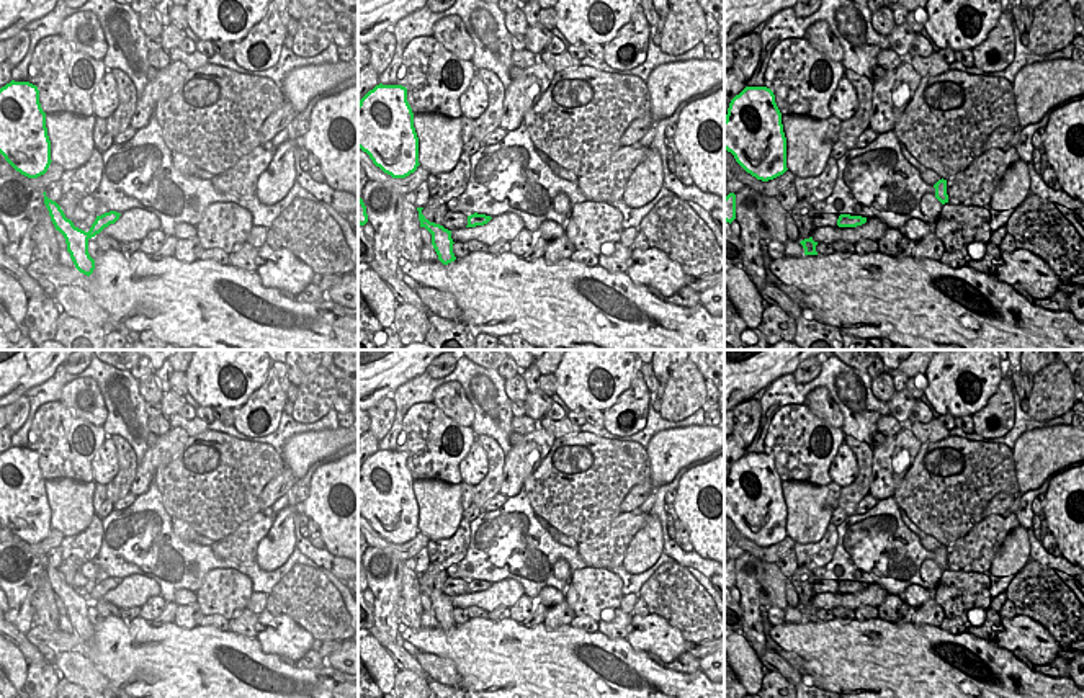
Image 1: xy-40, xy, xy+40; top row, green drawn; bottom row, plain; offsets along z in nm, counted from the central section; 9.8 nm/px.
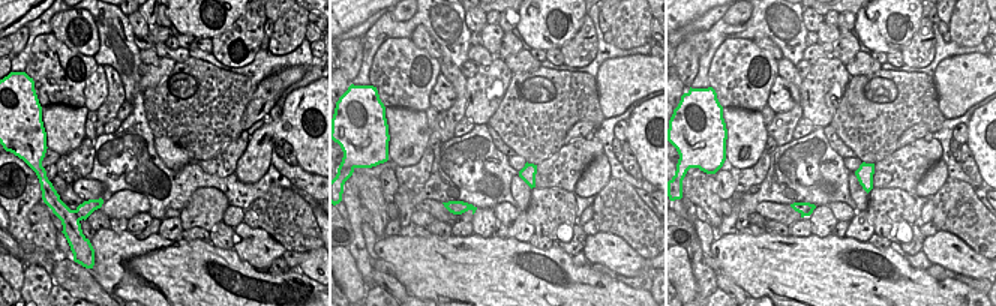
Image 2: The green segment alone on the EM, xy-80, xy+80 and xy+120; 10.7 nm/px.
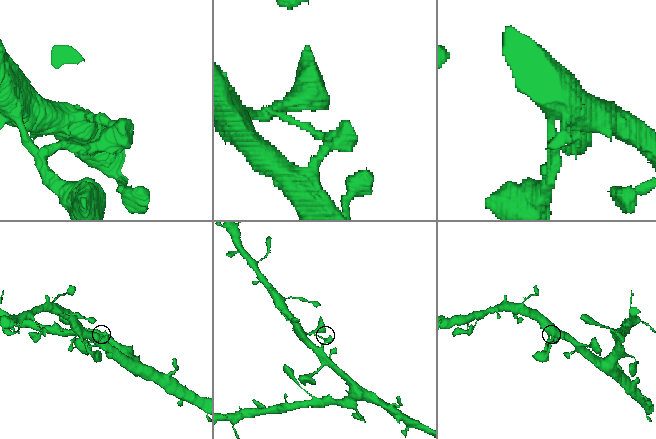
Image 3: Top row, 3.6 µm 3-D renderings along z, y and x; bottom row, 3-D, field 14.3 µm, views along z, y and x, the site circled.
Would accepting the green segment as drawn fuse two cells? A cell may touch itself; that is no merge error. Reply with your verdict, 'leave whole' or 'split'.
leave whole

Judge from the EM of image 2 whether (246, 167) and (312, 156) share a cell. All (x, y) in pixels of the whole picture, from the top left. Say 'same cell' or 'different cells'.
same cell

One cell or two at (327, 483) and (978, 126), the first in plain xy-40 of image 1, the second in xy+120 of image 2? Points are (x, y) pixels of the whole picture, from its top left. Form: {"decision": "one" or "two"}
{"decision": "one"}

